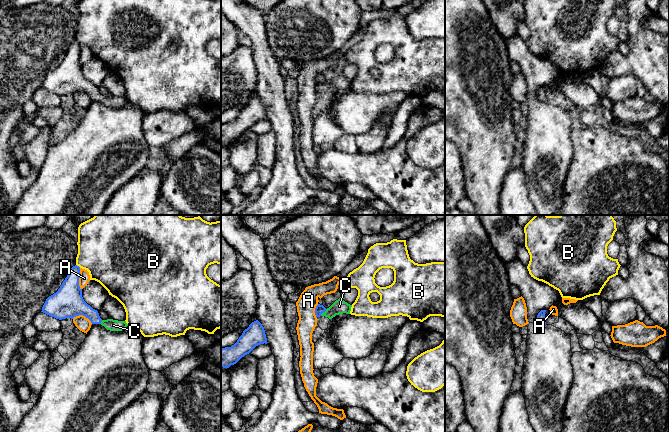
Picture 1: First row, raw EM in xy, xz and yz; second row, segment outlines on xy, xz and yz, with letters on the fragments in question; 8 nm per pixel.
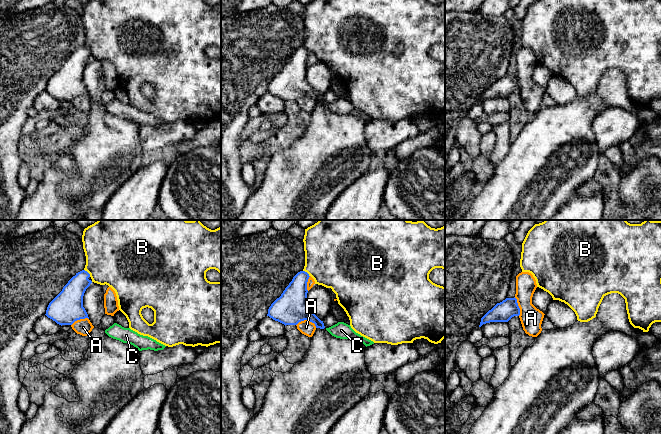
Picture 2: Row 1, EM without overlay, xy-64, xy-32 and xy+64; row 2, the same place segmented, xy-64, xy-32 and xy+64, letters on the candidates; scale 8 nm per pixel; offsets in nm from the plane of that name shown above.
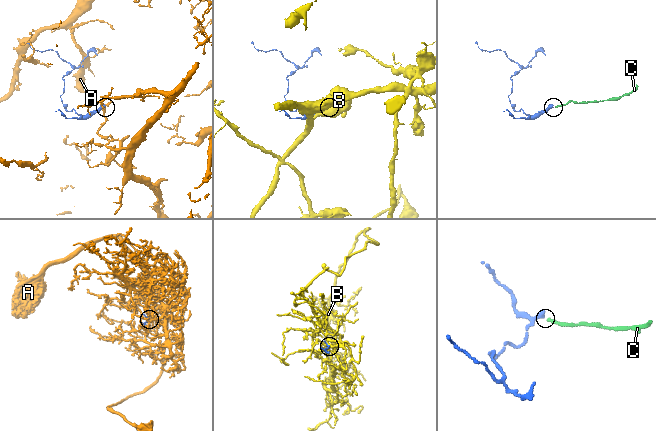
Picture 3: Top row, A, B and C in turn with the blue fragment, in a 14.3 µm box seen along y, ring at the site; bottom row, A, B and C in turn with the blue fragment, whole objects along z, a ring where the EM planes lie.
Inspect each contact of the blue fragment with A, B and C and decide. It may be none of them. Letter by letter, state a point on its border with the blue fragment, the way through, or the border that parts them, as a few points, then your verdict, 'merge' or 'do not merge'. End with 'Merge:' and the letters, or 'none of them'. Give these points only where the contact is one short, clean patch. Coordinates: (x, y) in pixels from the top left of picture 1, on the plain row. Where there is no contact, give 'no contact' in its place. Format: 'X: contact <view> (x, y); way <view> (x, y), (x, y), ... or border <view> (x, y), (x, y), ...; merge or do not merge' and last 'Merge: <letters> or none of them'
A: contact xy (78, 55); do not merge
B: contact xy (78, 42); border xy (76, 40), (80, 43); do not merge
C: contact xz (323, 88); way xz (319, 85), (323, 88), (331, 88), (339, 82); merge
Merge: C

